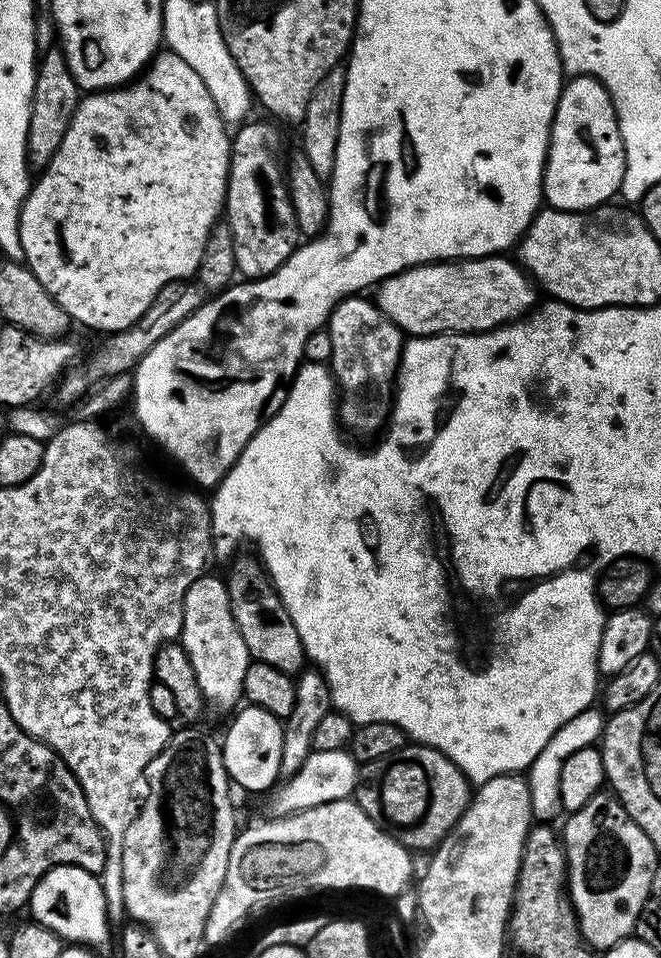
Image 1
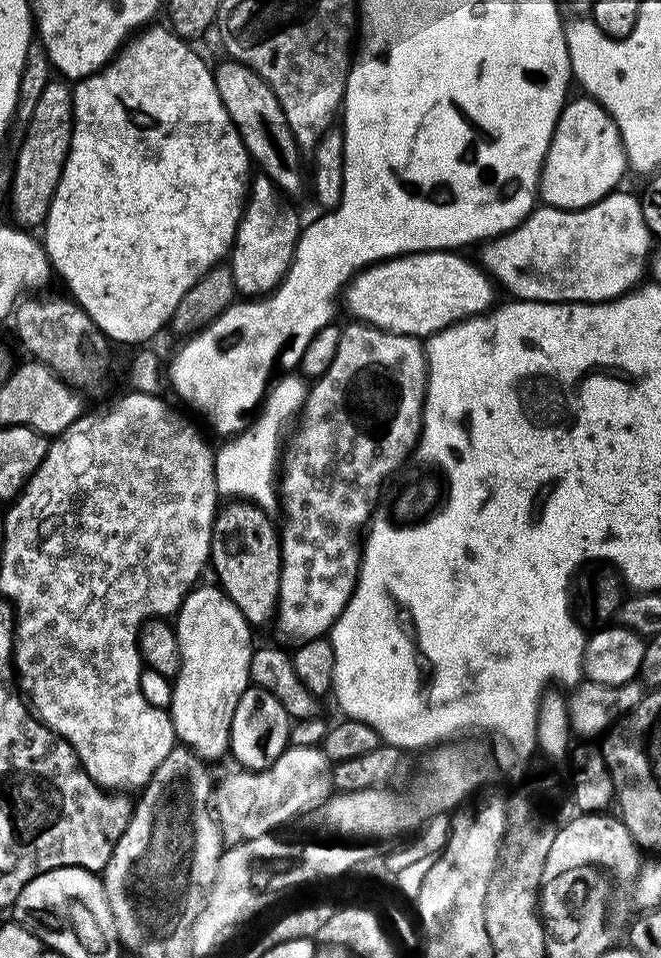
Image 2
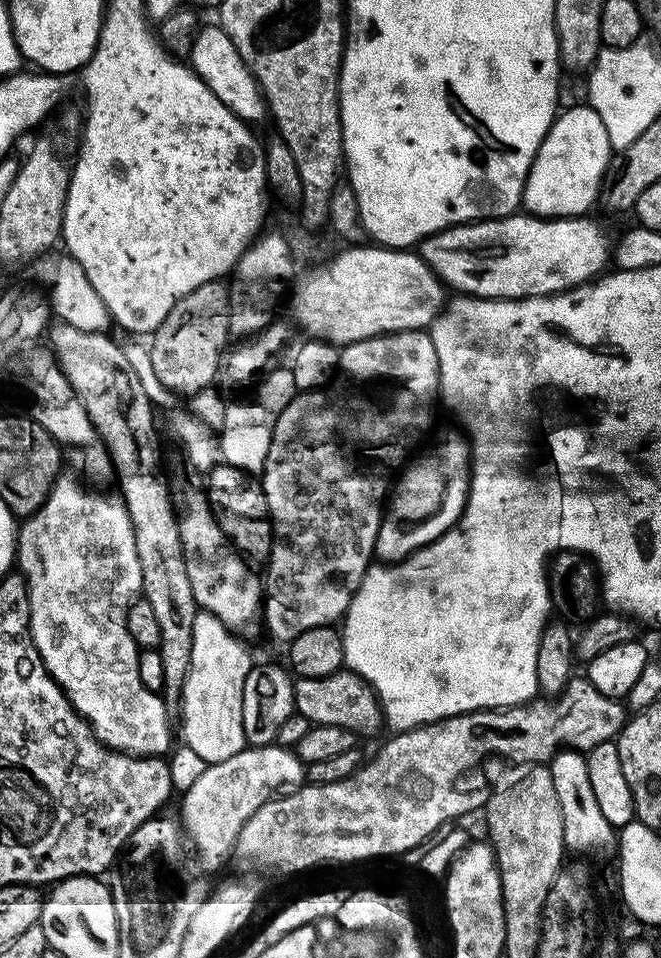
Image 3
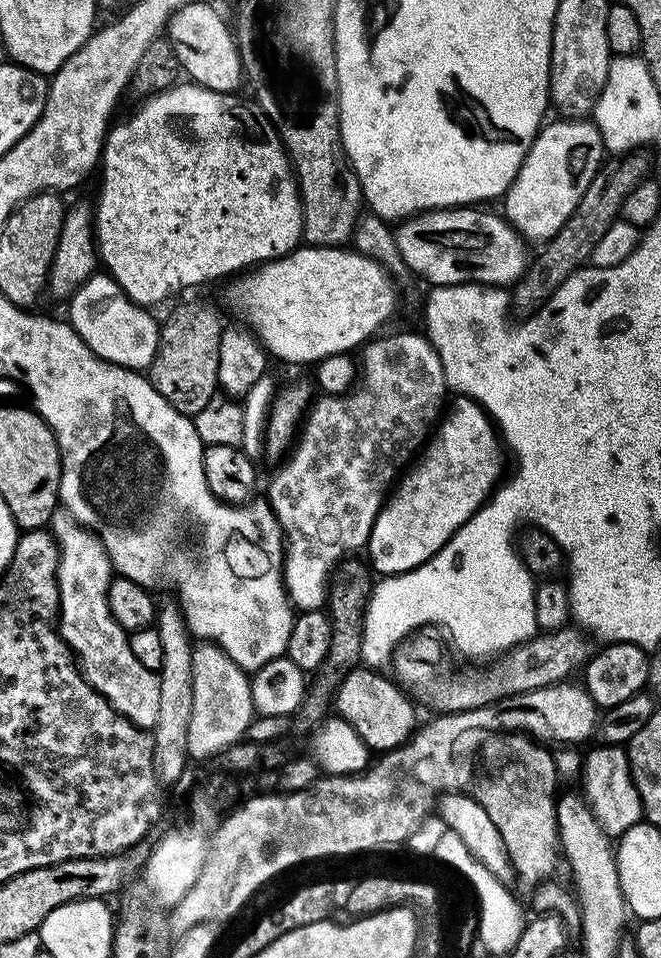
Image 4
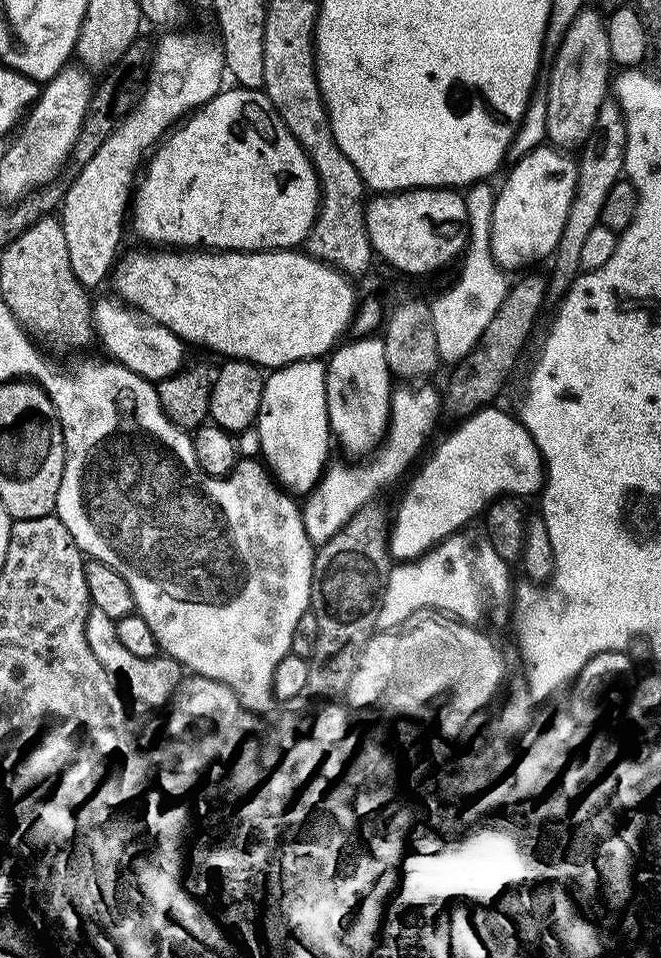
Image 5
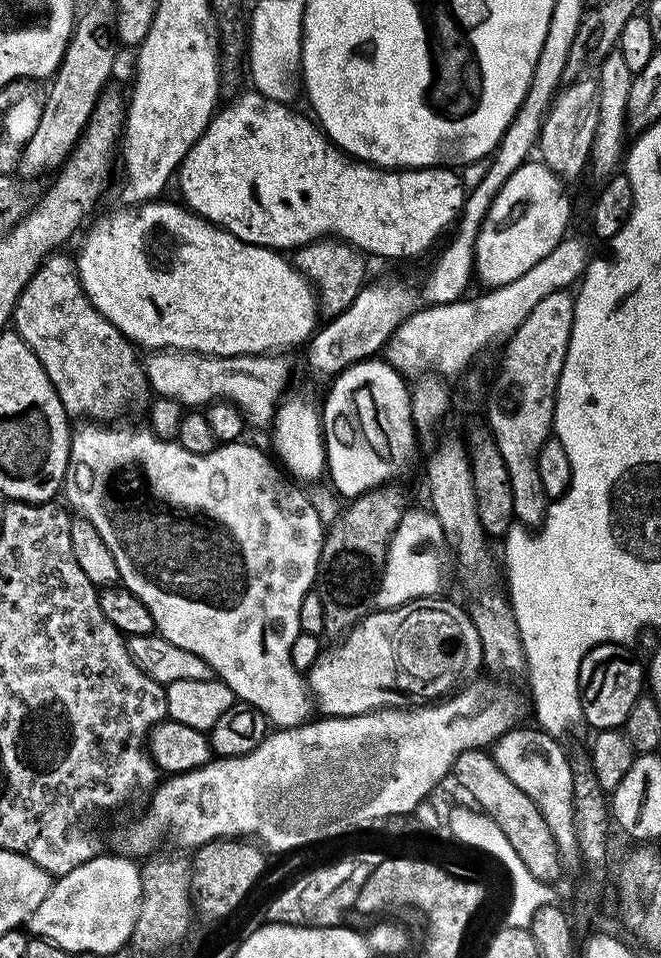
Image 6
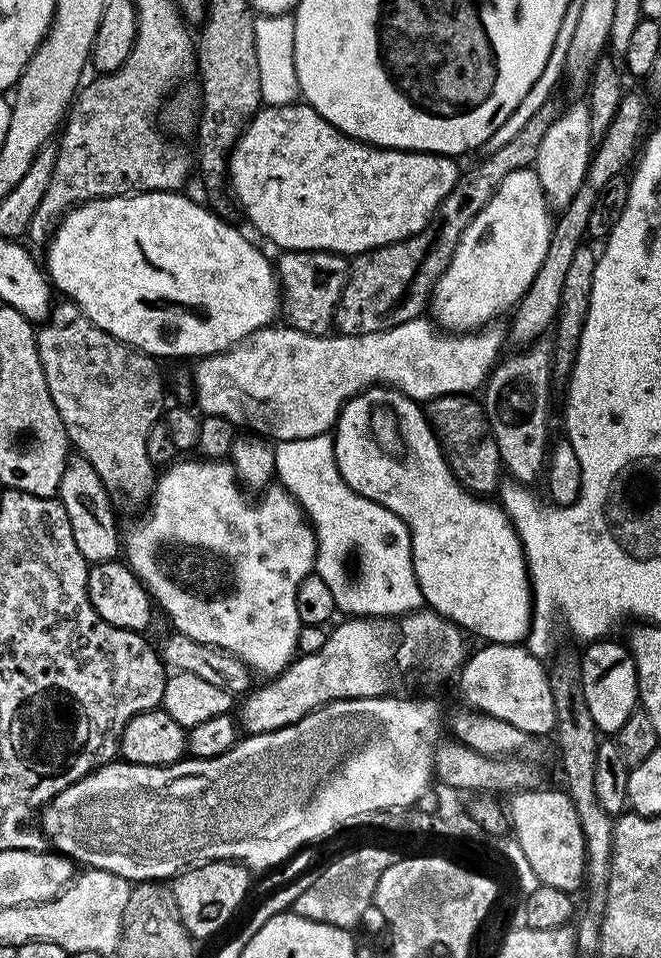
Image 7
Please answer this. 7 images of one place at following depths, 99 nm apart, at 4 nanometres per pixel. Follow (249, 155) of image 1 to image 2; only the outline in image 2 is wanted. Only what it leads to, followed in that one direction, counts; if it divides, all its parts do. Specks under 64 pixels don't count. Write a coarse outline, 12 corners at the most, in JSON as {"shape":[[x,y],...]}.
{"shape":[[251,177],[230,253],[244,298],[275,290],[302,223],[276,185]]}

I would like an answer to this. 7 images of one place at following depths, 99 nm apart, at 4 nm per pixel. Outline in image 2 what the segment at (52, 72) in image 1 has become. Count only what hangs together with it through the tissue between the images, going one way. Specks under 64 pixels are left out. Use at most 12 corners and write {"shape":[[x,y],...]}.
{"shape":[[50,79],[11,165],[12,220],[39,229],[72,141],[73,89]]}

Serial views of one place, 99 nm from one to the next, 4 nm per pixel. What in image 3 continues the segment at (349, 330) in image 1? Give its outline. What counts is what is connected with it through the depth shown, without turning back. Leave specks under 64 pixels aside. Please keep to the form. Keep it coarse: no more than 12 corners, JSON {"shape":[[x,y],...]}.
{"shape":[[427,331],[345,344],[280,412],[262,624],[332,626],[432,428]]}

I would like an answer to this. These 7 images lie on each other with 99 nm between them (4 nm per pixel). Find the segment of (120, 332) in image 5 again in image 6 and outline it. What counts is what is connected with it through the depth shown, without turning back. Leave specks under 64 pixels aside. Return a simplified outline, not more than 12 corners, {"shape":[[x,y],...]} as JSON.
{"shape":[[159,349],[149,387],[190,408],[231,403],[273,423],[290,380],[284,354]]}

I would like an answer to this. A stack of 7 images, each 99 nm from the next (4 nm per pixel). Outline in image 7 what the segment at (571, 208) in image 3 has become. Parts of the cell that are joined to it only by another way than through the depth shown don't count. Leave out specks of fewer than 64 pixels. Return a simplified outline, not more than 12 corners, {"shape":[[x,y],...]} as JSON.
{"shape":[[514,170],[466,226],[430,301],[445,333],[526,294],[554,216]]}

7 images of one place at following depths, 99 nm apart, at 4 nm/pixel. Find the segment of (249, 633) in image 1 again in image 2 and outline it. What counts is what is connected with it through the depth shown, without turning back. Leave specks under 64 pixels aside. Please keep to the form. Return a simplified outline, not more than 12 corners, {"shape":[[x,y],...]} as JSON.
{"shape":[[251,502],[212,527],[211,571],[253,626],[273,623],[278,530]]}

